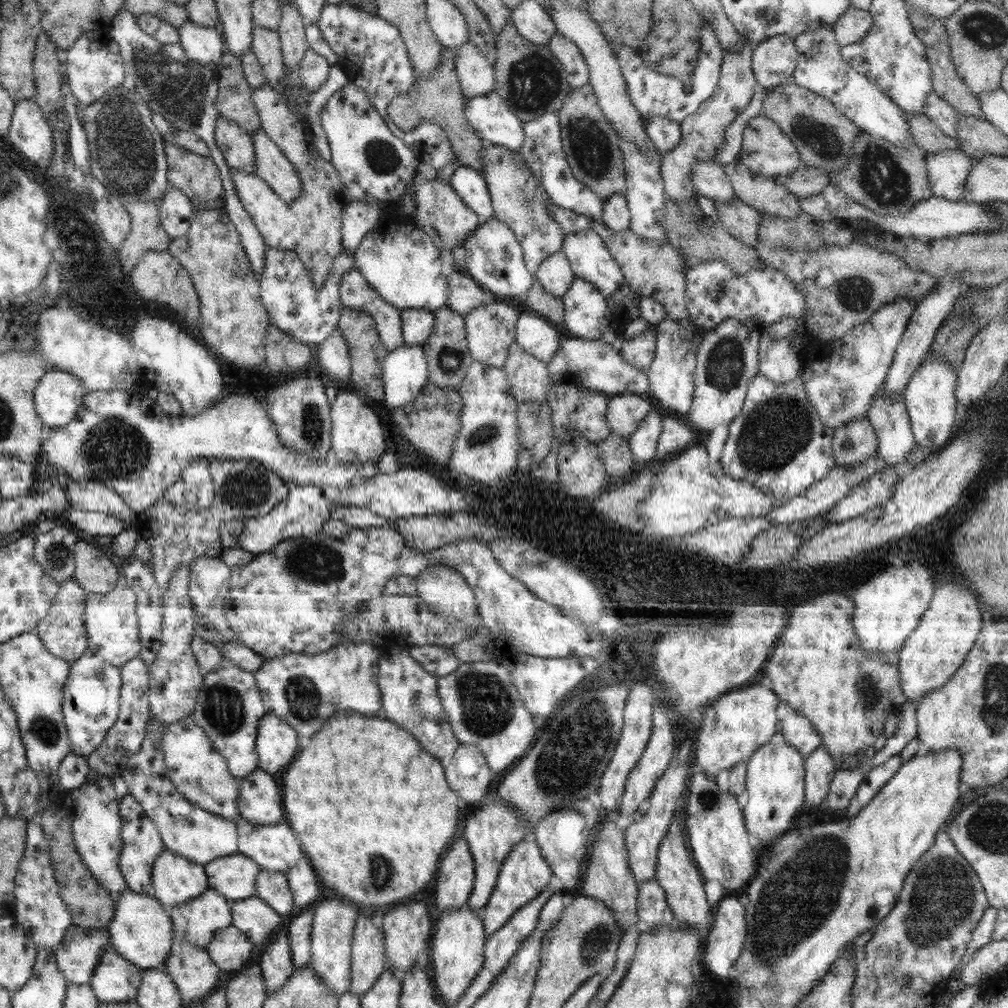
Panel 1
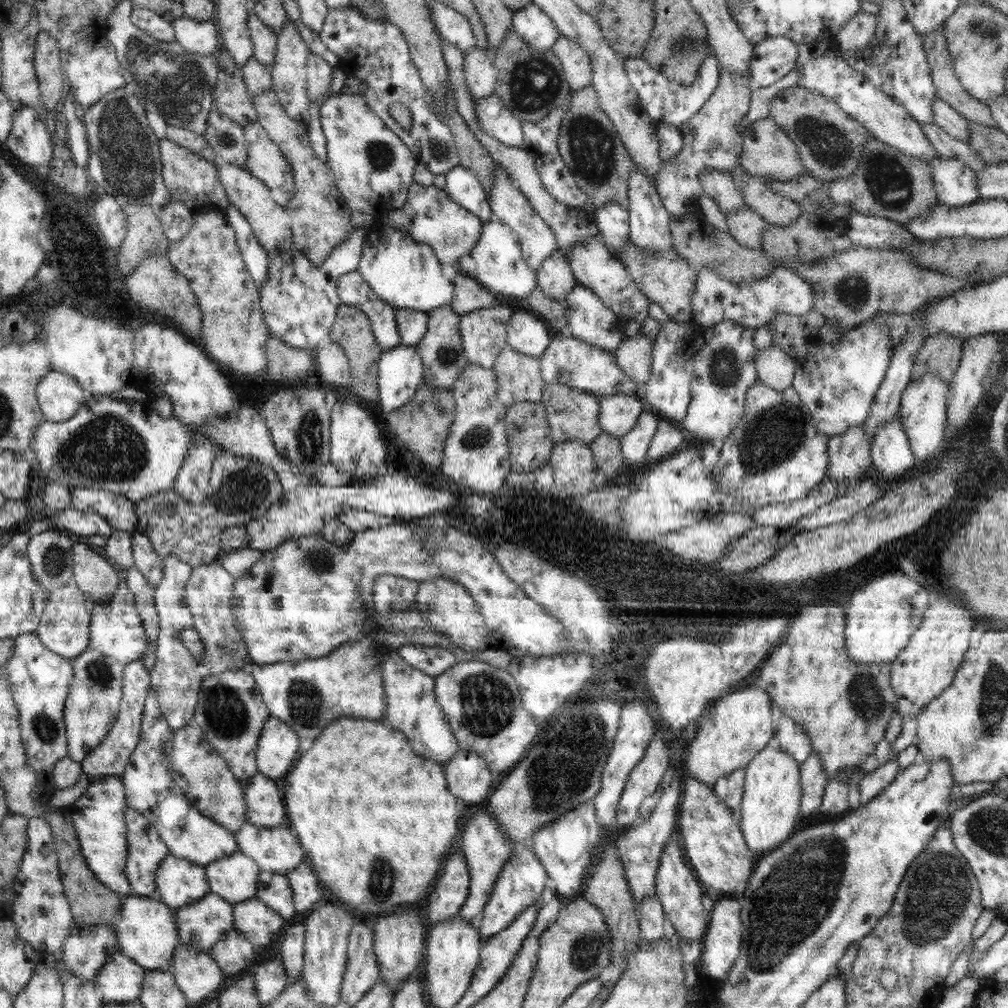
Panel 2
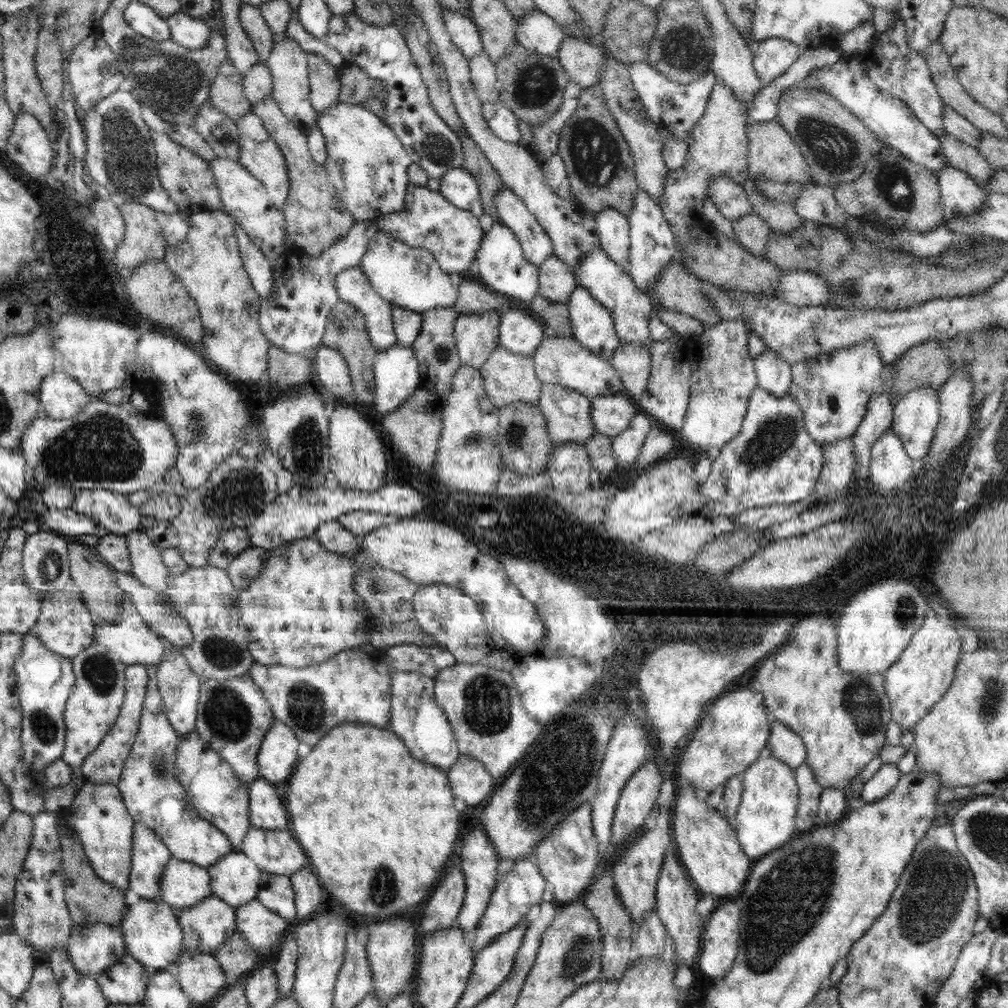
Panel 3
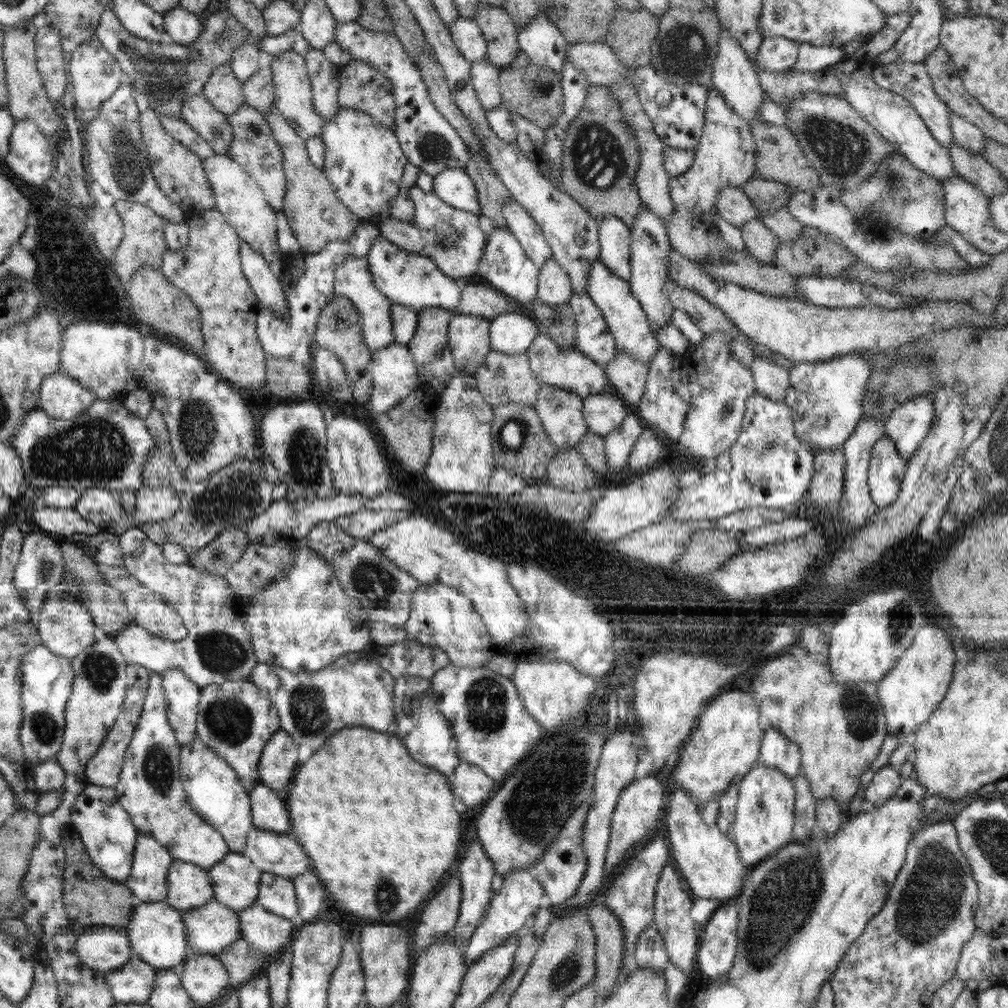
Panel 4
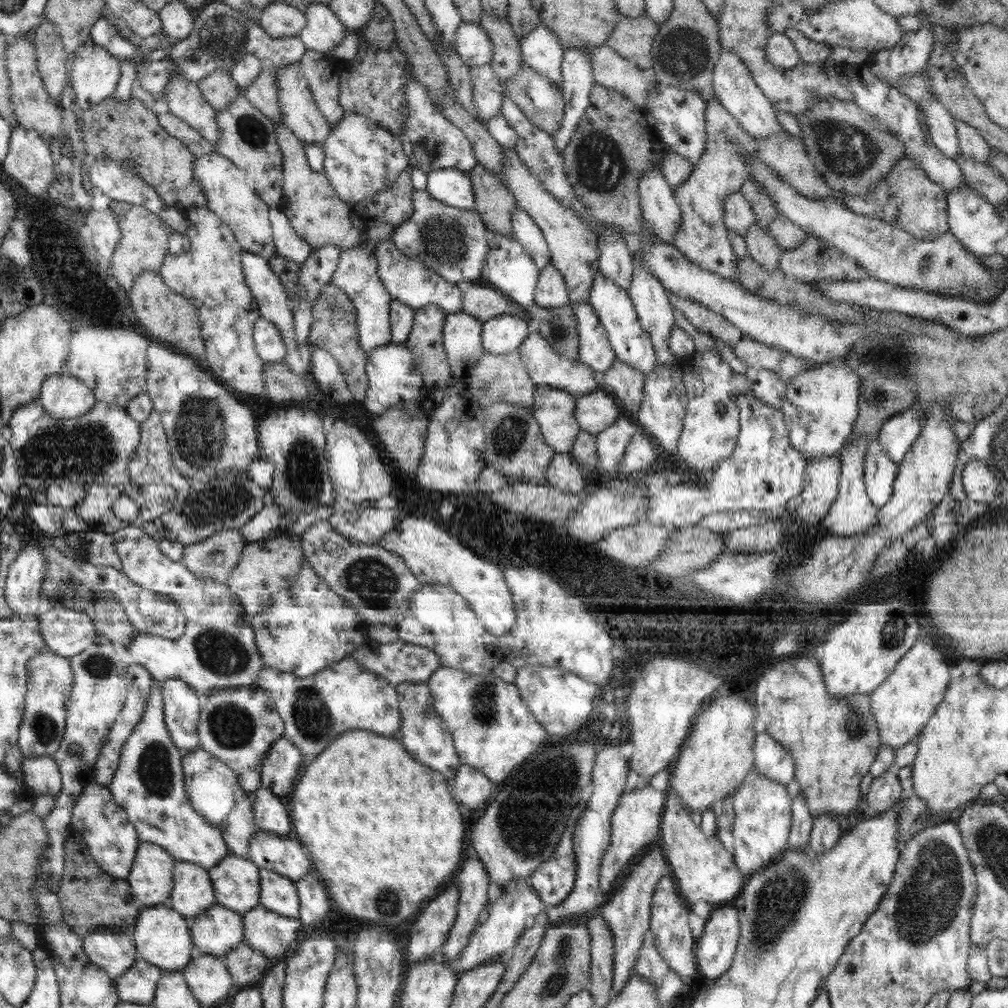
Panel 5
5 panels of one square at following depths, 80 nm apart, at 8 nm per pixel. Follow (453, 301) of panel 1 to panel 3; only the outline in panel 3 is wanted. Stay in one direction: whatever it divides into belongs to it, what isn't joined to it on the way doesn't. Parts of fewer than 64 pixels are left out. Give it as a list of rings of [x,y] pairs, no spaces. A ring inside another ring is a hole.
[[[464,280],[457,289],[458,298],[452,308],[460,315],[504,310],[502,298],[485,285]]]

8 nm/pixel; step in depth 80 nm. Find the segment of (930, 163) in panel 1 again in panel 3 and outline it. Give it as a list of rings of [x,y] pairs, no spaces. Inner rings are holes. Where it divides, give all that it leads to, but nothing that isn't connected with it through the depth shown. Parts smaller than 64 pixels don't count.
[[[947,165],[937,173],[943,218],[974,216],[987,198],[985,190],[967,173]]]

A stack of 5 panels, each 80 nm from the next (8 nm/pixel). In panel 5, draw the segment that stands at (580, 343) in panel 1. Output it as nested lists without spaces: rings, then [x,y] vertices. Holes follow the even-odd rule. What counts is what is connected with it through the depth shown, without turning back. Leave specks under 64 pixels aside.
[[[538,331],[528,333],[528,338],[524,338],[518,351],[528,371],[528,376],[534,384],[551,386],[558,390],[568,391],[573,395],[588,394],[596,390],[597,384],[594,379],[596,372],[581,362],[578,357],[570,359],[566,355],[556,354],[556,351],[552,350],[551,344],[548,344]]]

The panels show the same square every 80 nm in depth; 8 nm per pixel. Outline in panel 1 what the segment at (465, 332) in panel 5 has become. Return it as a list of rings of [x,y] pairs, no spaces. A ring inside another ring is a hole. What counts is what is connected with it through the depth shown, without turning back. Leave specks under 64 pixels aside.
[[[493,299],[480,307],[473,308],[464,316],[468,350],[473,361],[492,367],[503,367],[512,344],[516,343],[515,324],[519,312],[500,299]]]

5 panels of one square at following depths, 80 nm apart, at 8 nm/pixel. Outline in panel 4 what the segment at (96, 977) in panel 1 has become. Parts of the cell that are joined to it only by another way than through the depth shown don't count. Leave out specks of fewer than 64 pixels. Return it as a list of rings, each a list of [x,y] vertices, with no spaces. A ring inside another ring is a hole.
[[[132,953],[124,966],[105,975],[105,981],[116,1003],[146,1005],[157,971]]]

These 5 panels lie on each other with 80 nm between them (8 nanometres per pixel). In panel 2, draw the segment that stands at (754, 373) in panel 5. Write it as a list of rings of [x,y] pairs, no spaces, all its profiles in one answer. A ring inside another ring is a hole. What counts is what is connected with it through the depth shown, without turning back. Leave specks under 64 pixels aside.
[[[776,346],[758,348],[755,354],[757,378],[780,392],[793,383],[795,362],[796,359]]]

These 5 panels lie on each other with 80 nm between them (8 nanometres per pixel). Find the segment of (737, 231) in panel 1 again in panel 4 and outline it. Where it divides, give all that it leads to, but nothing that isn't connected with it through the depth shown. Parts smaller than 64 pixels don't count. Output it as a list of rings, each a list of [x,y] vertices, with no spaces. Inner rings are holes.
[[[754,217],[739,229],[742,231],[745,251],[764,264],[772,264],[780,242],[778,237],[764,226],[760,217]]]

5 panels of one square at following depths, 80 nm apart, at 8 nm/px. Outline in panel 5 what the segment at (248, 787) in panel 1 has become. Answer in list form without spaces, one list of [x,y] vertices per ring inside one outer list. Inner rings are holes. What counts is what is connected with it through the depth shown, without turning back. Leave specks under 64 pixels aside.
[[[262,786],[251,794],[251,799],[257,830],[292,836],[293,825],[286,800]]]

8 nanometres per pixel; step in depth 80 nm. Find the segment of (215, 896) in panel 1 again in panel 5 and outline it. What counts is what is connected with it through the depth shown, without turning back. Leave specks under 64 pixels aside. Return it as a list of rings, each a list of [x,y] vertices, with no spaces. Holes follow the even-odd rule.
[[[217,903],[189,924],[194,949],[202,954],[221,958],[245,940],[242,915]]]

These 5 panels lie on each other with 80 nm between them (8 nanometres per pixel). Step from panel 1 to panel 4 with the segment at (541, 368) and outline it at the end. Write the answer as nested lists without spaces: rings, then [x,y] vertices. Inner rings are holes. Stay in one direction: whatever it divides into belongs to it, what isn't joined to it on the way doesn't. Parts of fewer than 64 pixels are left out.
[[[491,350],[486,355],[485,361],[475,370],[474,377],[478,392],[492,407],[504,406],[508,403],[533,406],[537,401],[541,385],[533,375],[525,353],[504,354]]]

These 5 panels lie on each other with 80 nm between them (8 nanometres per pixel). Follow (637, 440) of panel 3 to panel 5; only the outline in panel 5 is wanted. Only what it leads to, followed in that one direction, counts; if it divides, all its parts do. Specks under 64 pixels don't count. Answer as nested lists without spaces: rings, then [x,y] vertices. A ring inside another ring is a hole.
[[[621,415],[612,426],[596,435],[596,452],[600,468],[604,468],[608,474],[618,472],[626,446],[636,434],[638,427],[634,418]]]

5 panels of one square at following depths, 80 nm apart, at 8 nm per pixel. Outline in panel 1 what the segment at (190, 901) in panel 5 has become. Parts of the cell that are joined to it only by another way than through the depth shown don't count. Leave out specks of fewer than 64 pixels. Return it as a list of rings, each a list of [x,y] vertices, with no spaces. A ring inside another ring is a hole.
[[[168,850],[160,853],[152,867],[153,897],[161,902],[165,909],[184,904],[197,896],[200,896],[208,886],[208,877],[204,865],[192,862],[186,857],[174,854]]]

